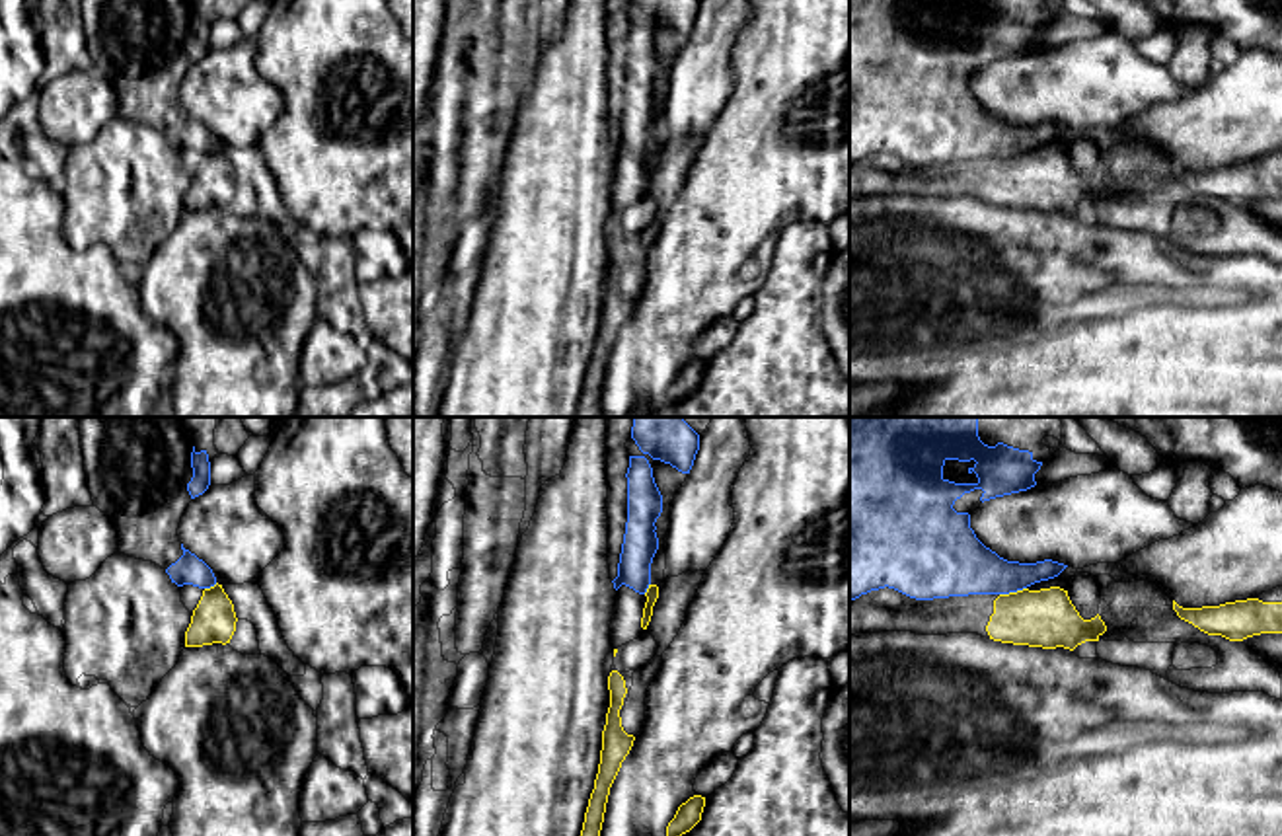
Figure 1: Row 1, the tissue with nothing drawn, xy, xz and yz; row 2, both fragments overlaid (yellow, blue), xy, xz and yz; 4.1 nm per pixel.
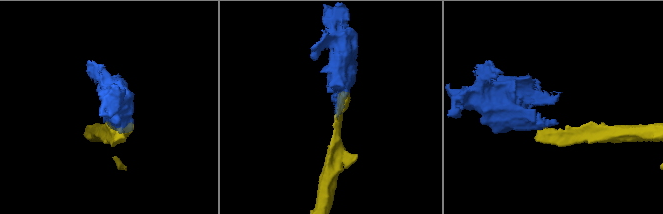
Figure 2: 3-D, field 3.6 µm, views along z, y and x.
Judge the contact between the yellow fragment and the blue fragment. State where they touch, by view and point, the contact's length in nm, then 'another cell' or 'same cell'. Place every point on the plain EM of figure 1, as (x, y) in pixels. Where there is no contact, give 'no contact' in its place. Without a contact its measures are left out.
meets yellow in yz at (1012, 156); contact 120 nm long; another cell

